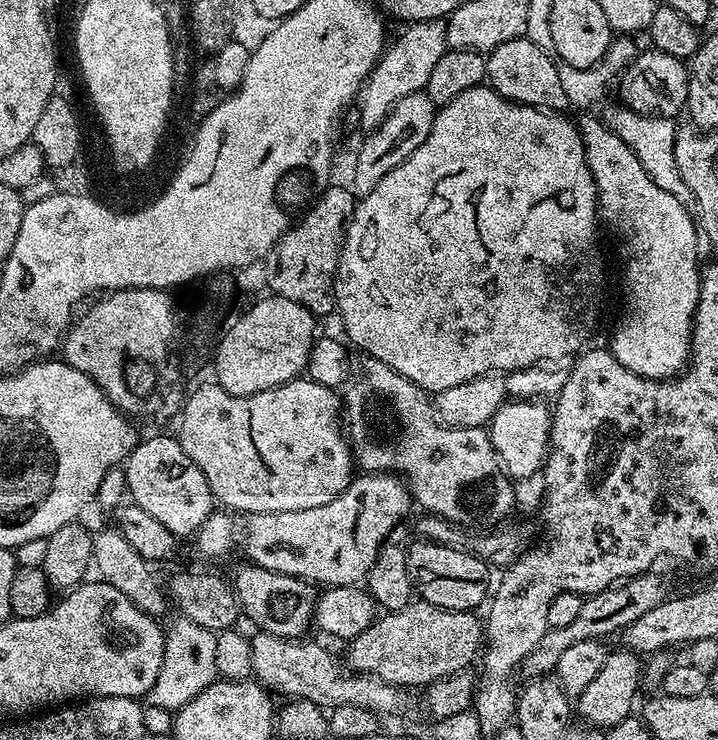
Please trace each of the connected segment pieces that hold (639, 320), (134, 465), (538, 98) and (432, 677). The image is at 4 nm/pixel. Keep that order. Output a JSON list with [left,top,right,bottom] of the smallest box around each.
[[578,114,701,380],[122,435,214,538],[486,36,569,111],[350,598,482,688]]

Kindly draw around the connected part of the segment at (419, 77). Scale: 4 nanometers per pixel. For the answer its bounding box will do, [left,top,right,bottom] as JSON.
[360,20,448,130]

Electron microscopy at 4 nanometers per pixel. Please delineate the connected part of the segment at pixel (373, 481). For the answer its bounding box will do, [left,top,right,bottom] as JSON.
[244,472,410,586]

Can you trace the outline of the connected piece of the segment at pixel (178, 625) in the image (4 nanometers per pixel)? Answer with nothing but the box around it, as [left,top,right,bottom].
[146,615,218,714]

